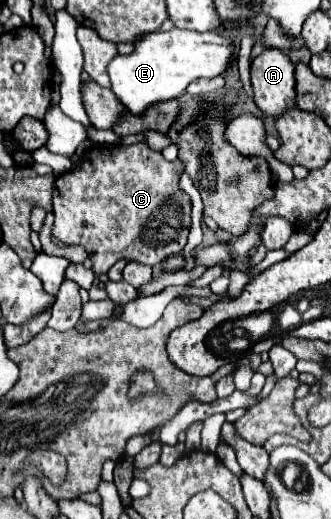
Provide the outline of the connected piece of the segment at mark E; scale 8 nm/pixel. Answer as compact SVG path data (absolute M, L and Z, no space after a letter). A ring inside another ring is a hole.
M172 28L168 32L150 32L142 40L134 42L134 52L130 56L116 56L110 66L110 82L116 98L132 112L142 114L150 104L160 100L178 98L190 82L198 78L216 78L222 76L236 56L236 44L216 32L194 32Z

